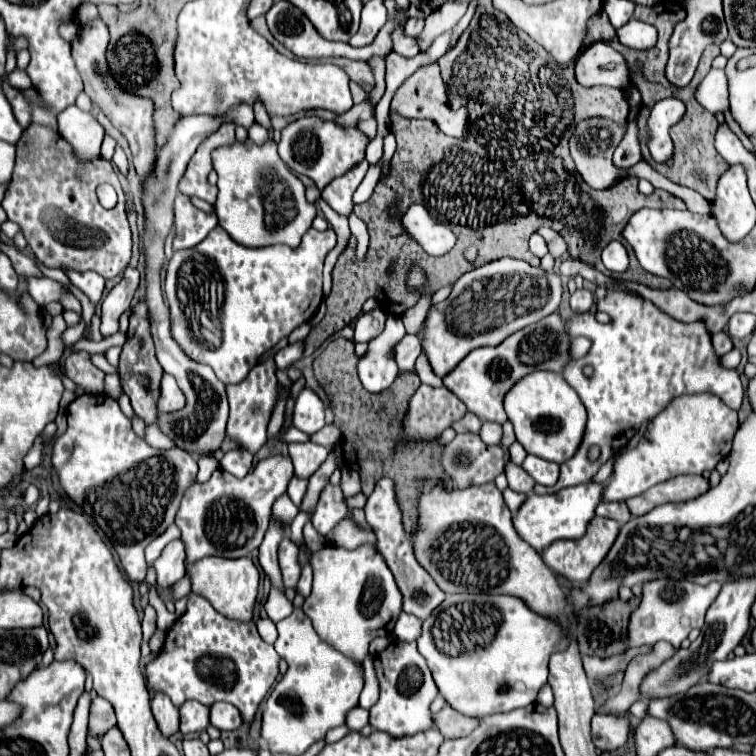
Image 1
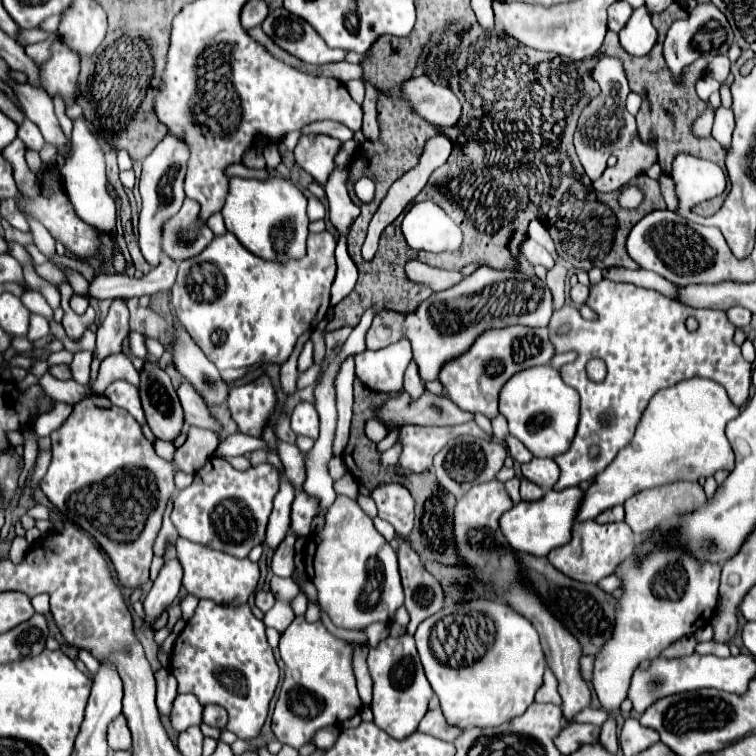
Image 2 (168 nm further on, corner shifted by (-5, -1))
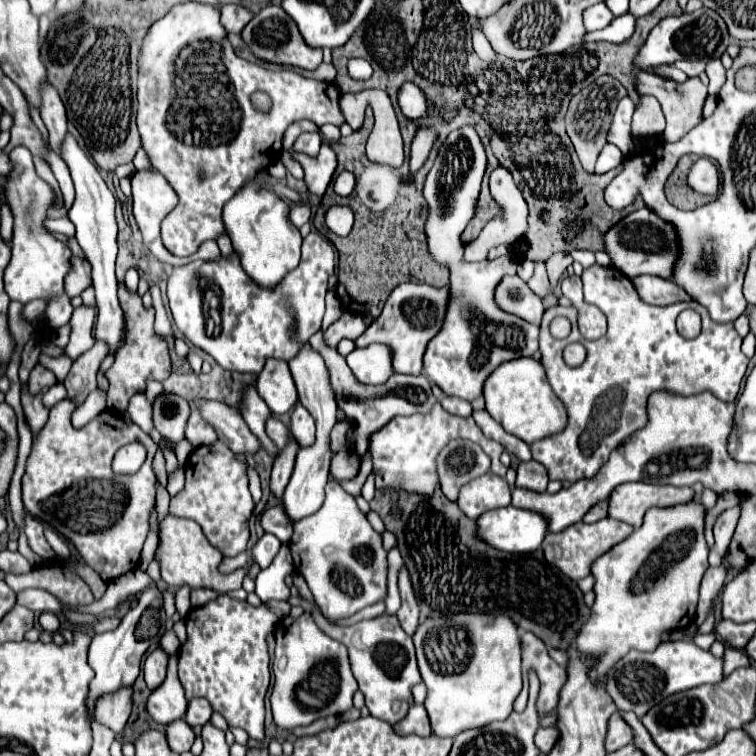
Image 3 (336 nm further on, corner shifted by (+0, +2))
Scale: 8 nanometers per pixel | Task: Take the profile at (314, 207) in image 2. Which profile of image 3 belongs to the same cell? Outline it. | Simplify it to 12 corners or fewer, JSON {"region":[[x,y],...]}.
{"region":[[295,203],[291,207],[291,221],[301,227],[311,219],[311,205]]}

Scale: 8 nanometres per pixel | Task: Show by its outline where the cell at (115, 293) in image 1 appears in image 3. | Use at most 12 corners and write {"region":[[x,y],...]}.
{"region":[[105,341],[75,359],[63,381],[67,397],[83,403],[97,387],[95,375],[107,357]]}

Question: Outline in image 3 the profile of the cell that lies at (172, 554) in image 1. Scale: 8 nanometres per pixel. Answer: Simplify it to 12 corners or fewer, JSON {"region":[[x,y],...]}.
{"region":[[147,587],[115,631],[93,635],[87,711],[133,687],[165,633],[163,593]]}

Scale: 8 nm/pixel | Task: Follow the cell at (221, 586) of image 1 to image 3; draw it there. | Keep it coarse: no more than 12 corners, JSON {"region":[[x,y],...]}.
{"region":[[167,515],[155,559],[173,589],[241,589],[243,567],[223,555],[191,519]]}

